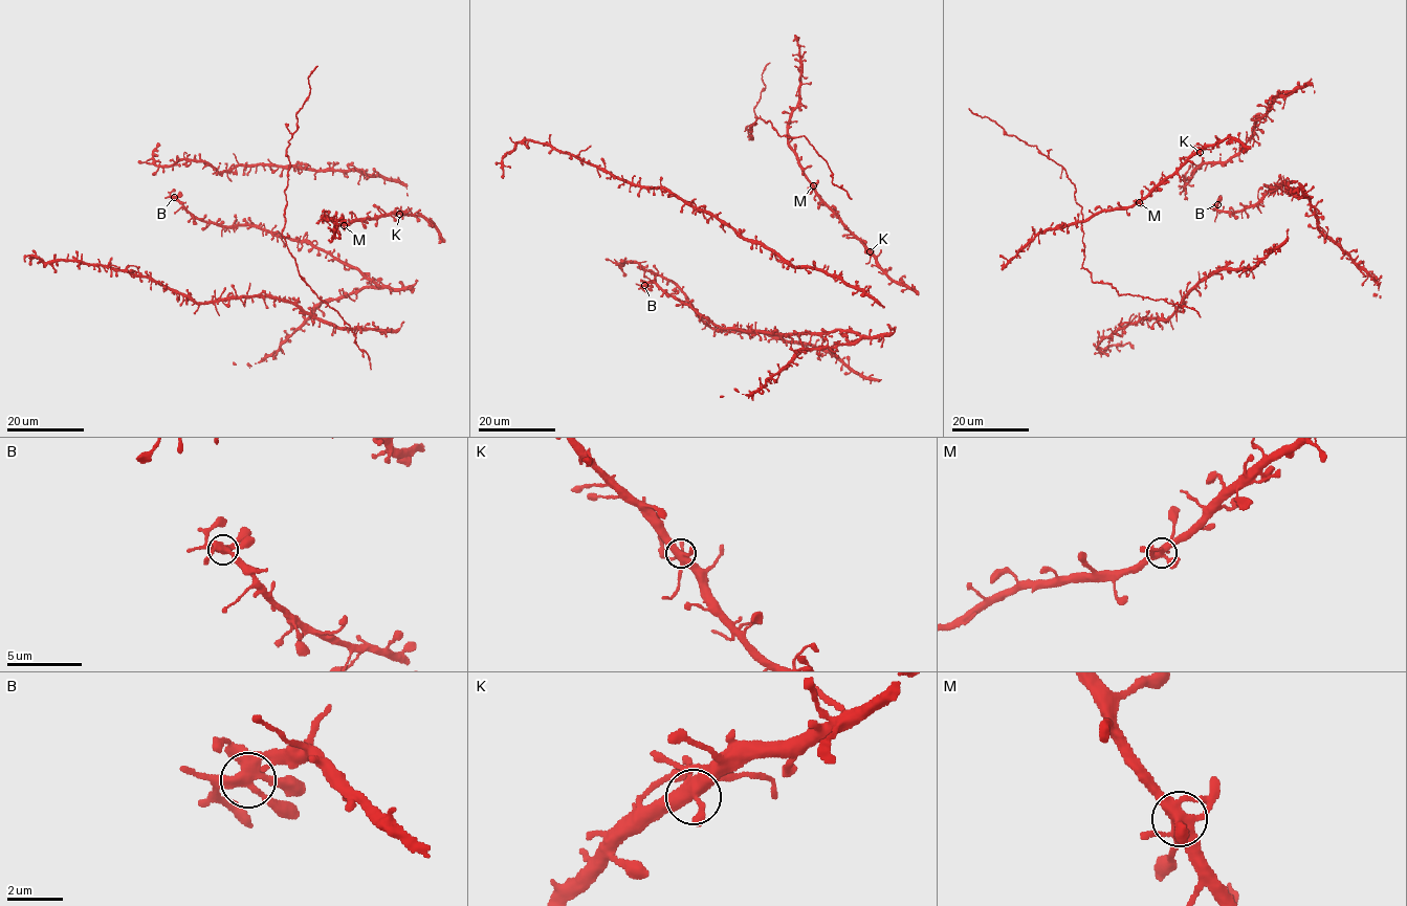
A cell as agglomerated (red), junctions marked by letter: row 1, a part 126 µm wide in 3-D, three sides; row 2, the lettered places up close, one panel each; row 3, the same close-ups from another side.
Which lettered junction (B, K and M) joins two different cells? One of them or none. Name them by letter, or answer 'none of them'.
none of them

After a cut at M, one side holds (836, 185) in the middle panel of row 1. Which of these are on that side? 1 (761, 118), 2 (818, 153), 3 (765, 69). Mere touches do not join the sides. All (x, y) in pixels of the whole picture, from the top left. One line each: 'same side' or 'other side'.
1: same side
2: same side
3: same side

